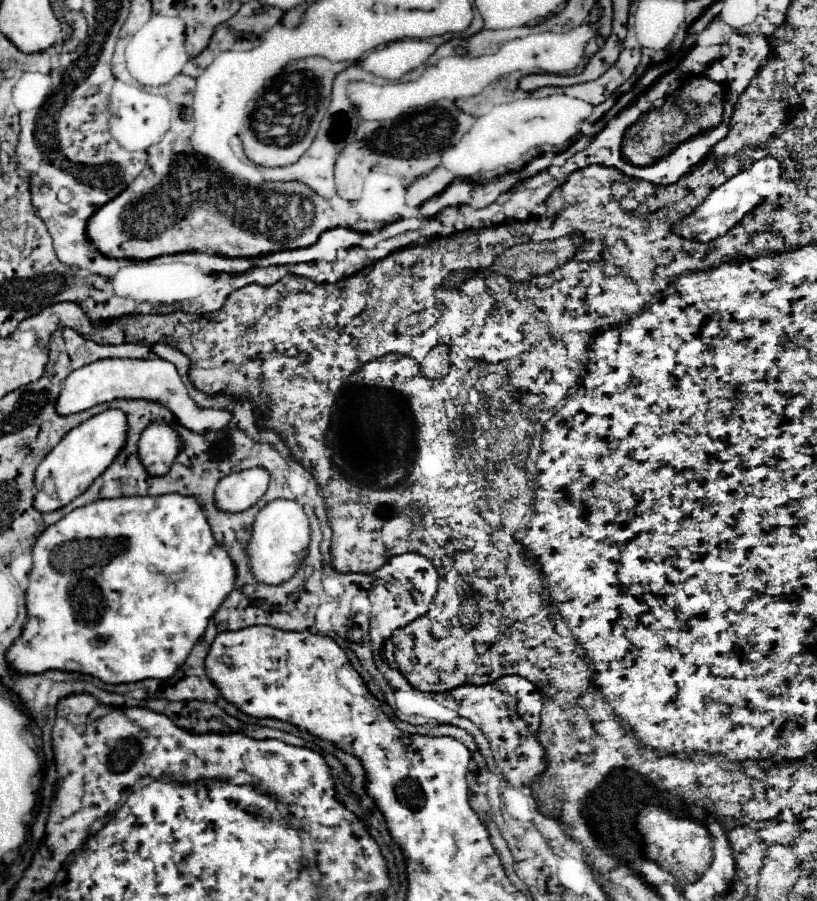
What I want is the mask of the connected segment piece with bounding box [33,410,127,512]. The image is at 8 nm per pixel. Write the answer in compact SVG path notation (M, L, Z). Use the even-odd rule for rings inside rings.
M105 410L87 422L79 424L71 432L63 436L63 440L41 460L41 464L35 470L35 486L39 488L33 500L35 510L39 512L53 512L61 506L69 504L73 498L83 494L97 476L101 476L107 466L115 460L119 450L125 444L125 432L127 432L127 420L121 410ZM51 480L55 490L53 494L47 494L41 486L43 482Z

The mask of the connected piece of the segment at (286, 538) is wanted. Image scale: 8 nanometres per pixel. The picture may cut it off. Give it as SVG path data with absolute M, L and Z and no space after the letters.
M273 500L269 502L253 522L253 534L245 546L249 568L257 582L261 584L283 584L299 568L309 544L309 520L301 504L293 500Z

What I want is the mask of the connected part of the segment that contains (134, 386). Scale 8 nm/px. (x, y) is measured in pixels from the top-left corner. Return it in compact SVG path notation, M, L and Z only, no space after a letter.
M105 358L105 360L97 360L91 362L83 368L73 370L65 382L63 382L63 390L57 398L55 410L61 416L69 416L69 414L77 414L83 412L87 408L93 408L97 404L103 402L113 402L113 400L147 400L147 402L159 402L165 408L169 408L173 412L173 416L177 418L177 422L197 434L205 434L205 432L217 432L221 430L221 424L227 426L229 422L229 412L225 410L201 410L191 396L187 394L187 388L183 386L177 368L167 362L167 360L119 360L119 358Z

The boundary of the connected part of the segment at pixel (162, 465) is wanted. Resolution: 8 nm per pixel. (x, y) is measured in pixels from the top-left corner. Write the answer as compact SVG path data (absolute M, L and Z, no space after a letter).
M165 422L149 424L139 440L139 460L149 476L165 476L181 448L177 432Z

